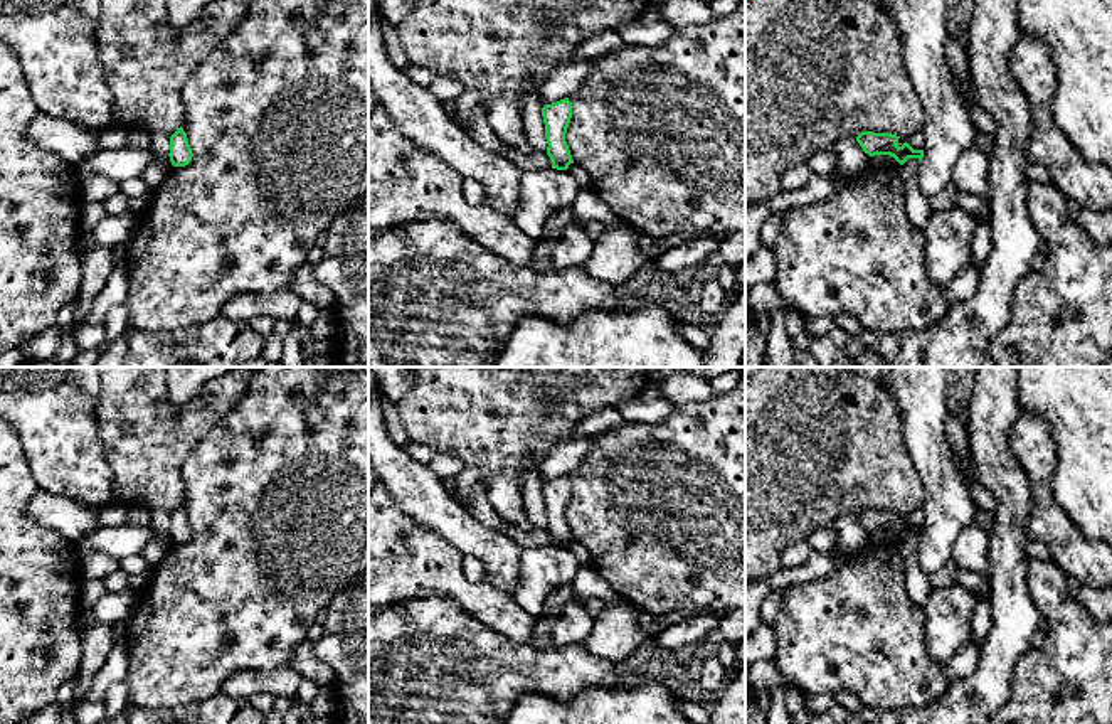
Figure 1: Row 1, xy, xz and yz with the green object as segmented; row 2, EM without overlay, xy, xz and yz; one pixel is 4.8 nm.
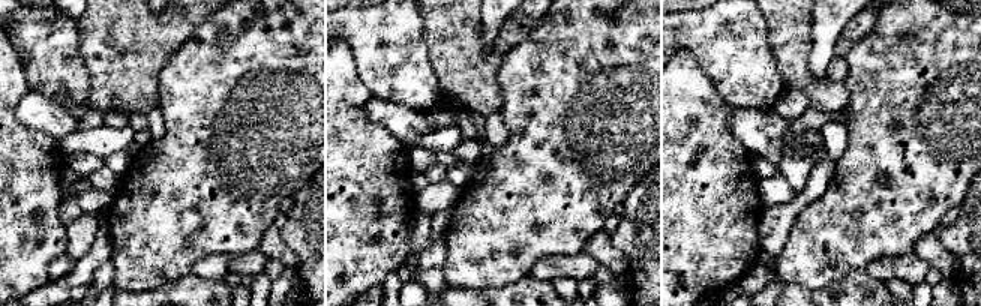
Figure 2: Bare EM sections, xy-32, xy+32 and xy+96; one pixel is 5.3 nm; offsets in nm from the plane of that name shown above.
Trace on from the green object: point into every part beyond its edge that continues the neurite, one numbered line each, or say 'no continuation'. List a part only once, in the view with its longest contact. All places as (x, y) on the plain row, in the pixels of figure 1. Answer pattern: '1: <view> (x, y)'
no continuation

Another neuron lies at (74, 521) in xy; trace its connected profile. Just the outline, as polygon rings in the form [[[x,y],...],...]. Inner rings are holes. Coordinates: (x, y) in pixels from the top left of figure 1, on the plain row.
[[[42,488],[27,505],[27,517],[59,532],[71,542],[79,542],[103,529],[96,508]]]

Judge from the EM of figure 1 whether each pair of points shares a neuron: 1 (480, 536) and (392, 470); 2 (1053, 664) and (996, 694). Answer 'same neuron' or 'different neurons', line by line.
1: same neuron
2: different neurons

